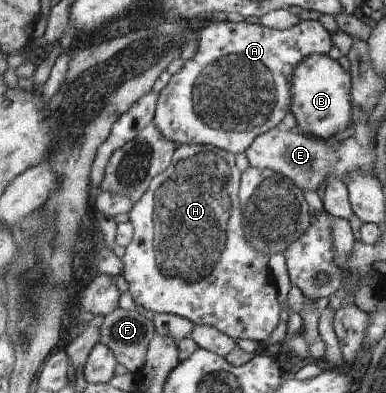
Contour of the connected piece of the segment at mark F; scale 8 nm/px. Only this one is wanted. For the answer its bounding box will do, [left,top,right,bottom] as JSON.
[100,307,157,373]

